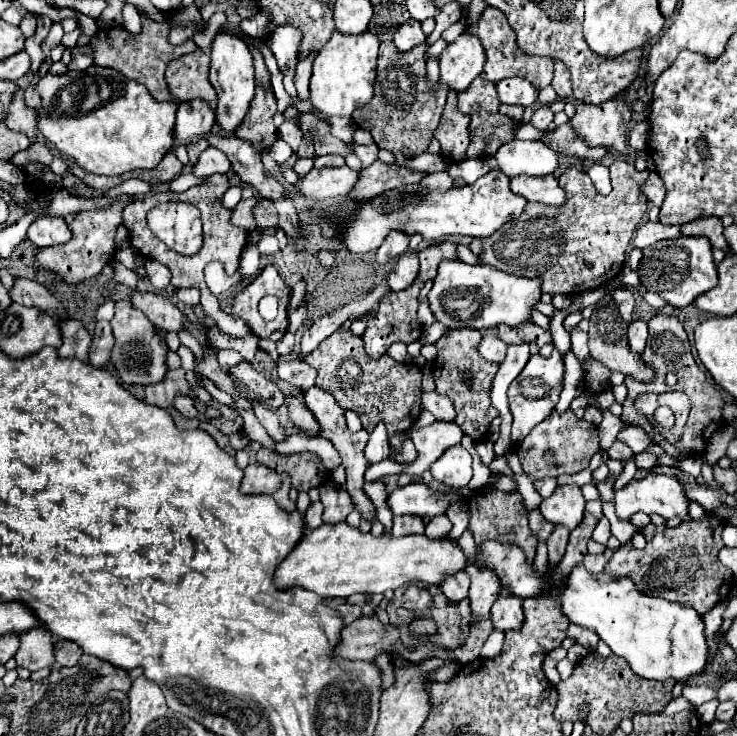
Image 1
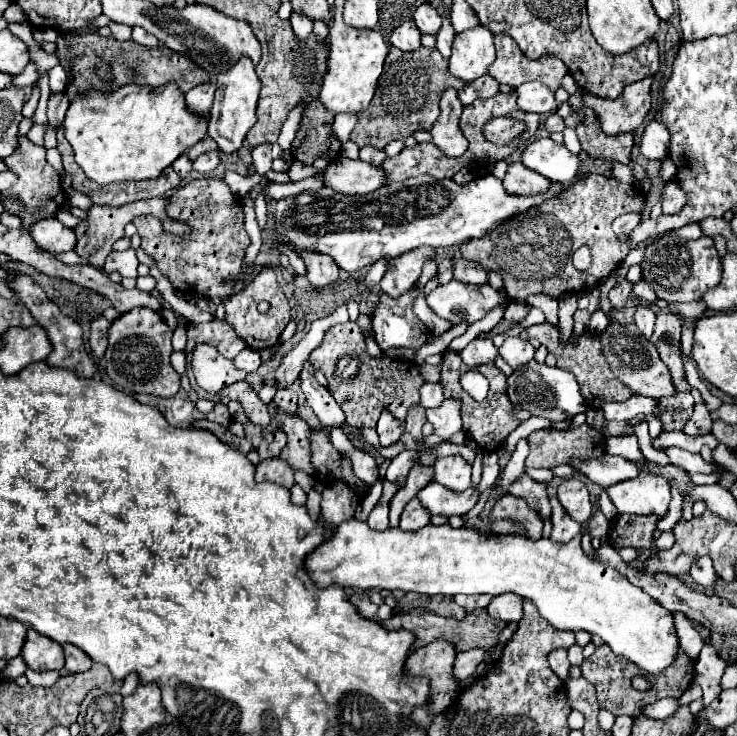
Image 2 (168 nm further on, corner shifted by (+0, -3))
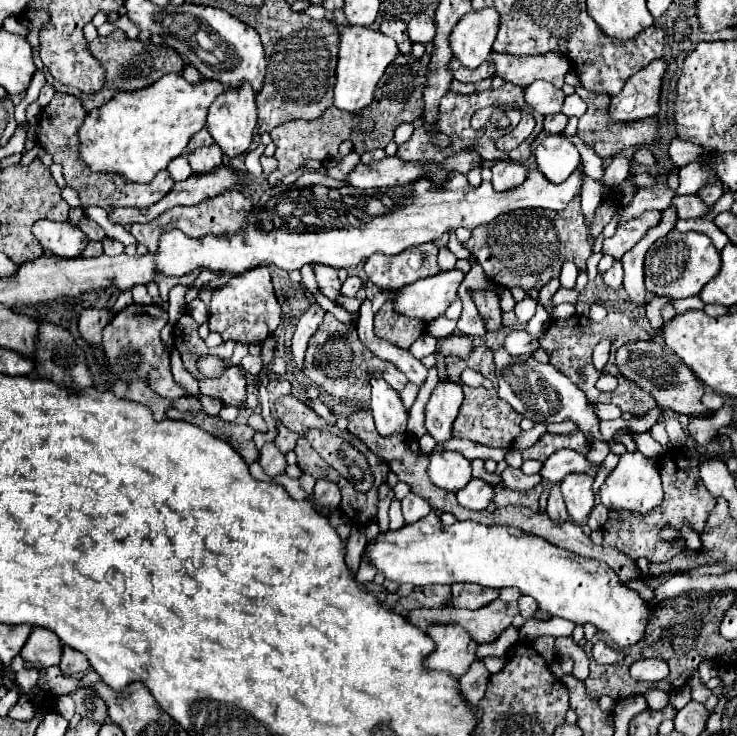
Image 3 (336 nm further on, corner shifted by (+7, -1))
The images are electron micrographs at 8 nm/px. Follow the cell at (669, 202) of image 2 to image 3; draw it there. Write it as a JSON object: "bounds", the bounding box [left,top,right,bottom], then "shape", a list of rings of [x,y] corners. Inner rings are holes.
{"bounds":[672,196,710,218],"shape":[[[676,196],[672,204],[678,208],[680,218],[702,218],[710,212],[710,206],[706,206],[700,196]]]}

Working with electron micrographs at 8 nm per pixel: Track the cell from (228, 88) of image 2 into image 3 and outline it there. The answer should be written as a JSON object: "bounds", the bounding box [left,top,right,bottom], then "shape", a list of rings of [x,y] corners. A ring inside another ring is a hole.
{"bounds":[208,88,256,158],"shape":[[[226,88],[226,92],[222,96],[218,96],[218,100],[214,100],[214,104],[210,106],[208,112],[208,132],[212,134],[214,142],[222,148],[222,152],[228,158],[236,158],[240,154],[246,154],[252,140],[254,140],[254,128],[256,128],[256,102],[254,102],[254,92],[250,92],[250,88],[240,88],[238,92],[234,92],[232,88]]]}

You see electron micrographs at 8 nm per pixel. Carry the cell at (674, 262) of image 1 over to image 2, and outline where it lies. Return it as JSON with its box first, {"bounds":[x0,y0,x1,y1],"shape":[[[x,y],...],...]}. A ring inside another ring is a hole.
{"bounds":[641,236,721,302],"shape":[[[701,236],[699,240],[661,238],[645,248],[641,268],[643,280],[651,286],[657,298],[665,302],[701,300],[703,292],[715,288],[721,280],[721,258],[713,246],[713,238],[707,236]]]}

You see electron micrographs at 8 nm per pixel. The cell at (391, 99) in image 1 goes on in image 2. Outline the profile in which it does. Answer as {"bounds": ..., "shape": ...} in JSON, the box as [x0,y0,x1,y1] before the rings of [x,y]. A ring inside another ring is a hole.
{"bounds":[351,46,465,150],"shape":[[[421,46],[415,52],[391,48],[373,102],[369,104],[367,110],[357,114],[359,122],[351,132],[351,140],[357,142],[359,148],[369,144],[383,150],[391,140],[405,140],[417,130],[431,130],[433,124],[437,122],[435,114],[439,114],[439,96],[443,94],[443,90],[447,90],[447,76],[449,88],[465,86],[465,82],[449,74],[447,60],[439,54],[437,48]]]}

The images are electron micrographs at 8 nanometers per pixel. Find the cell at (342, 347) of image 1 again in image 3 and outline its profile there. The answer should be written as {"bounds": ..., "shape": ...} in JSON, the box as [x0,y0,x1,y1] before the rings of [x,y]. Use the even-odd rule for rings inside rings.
{"bounds":[302,314,406,406],"shape":[[[332,314],[324,316],[324,322],[320,328],[312,334],[308,340],[308,348],[304,354],[304,368],[302,372],[320,388],[324,388],[328,394],[334,396],[340,404],[358,404],[364,406],[370,400],[370,380],[382,378],[386,380],[396,392],[400,392],[406,384],[406,376],[390,362],[380,360],[374,356],[368,348],[348,348],[348,338],[358,338],[356,330],[350,330],[352,326],[336,320]]]}

